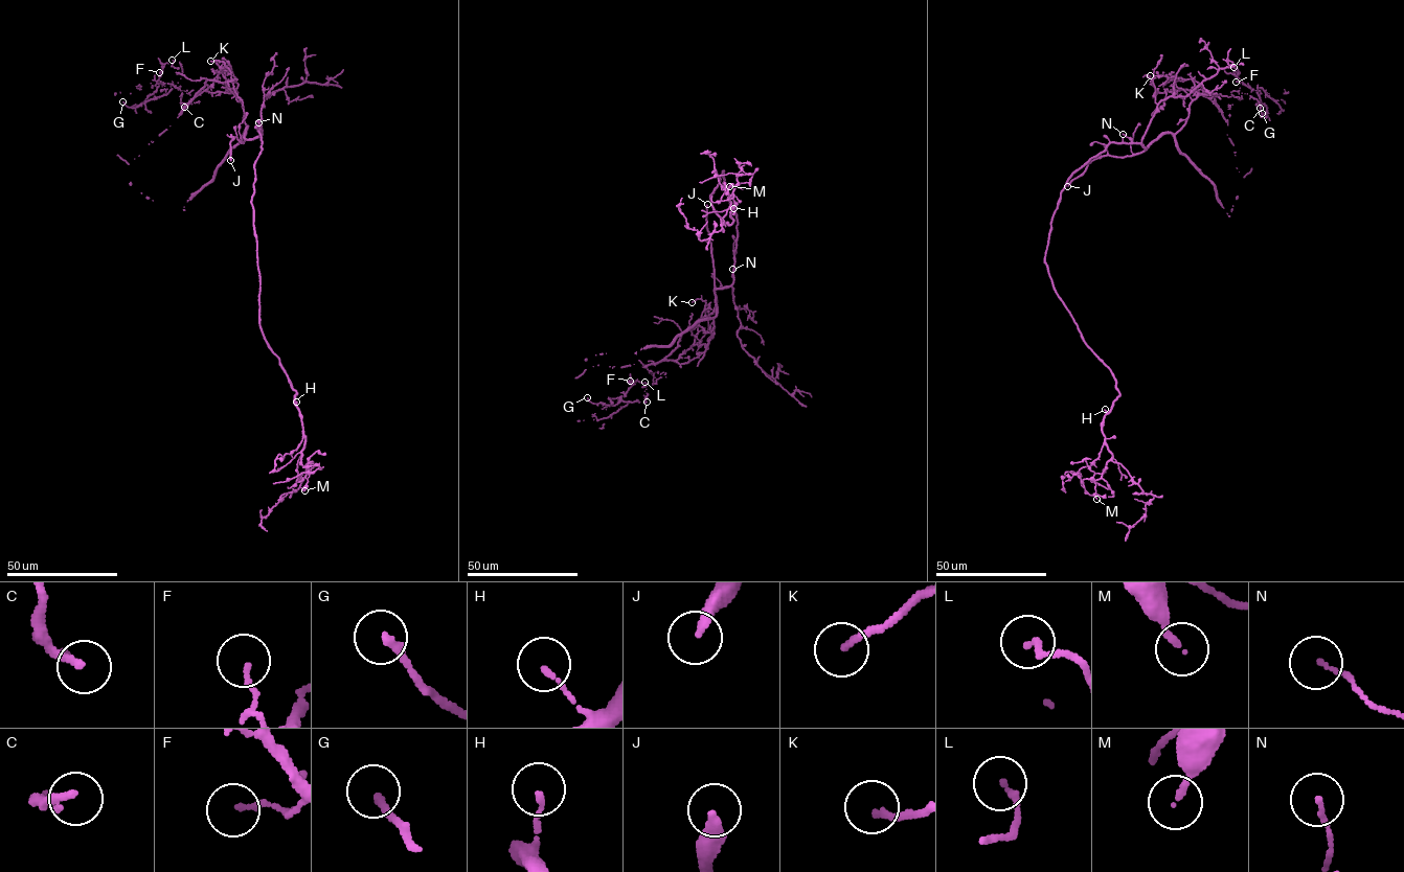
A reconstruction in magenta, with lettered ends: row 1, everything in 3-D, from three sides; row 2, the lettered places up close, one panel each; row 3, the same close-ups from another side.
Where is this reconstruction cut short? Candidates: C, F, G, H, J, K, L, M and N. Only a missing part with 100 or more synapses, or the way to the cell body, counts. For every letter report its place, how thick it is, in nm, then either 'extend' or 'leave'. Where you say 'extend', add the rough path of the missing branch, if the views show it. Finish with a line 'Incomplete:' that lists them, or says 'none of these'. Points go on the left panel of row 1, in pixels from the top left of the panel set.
C: (184, 107) | 220 nm | leave
F: (159, 72) | 130 nm | leave
G: (122, 101) | 240 nm | leave
H: (296, 402) | 120 nm | leave
J: (230, 160) | 300 nm | extend | (230, 160), (225, 247), (232, 338), (220, 397), (203, 419), (210, 450), (203, 481), (247, 524), (234, 526)
K: (210, 61) | 180 nm | leave
L: (172, 60) | 160 nm | leave
M: (304, 490) | 180 nm | leave
N: (258, 122) | 110 nm | leave
Incomplete: J

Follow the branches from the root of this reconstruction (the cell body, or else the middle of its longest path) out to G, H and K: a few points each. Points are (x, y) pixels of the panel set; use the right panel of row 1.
G: (1055, 212), (1067, 179), (1109, 143), (1147, 148), (1176, 133), (1200, 95), (1223, 112), (1257, 92), (1262, 113)
H: (1055, 212), (1045, 264), (1054, 289), (1081, 337), (1110, 369), (1116, 382), (1119, 395), (1110, 411), (1105, 409)
K: (1055, 212), (1067, 179), (1109, 143), (1147, 148), (1182, 128), (1200, 95), (1217, 96), (1158, 92), (1150, 75)

